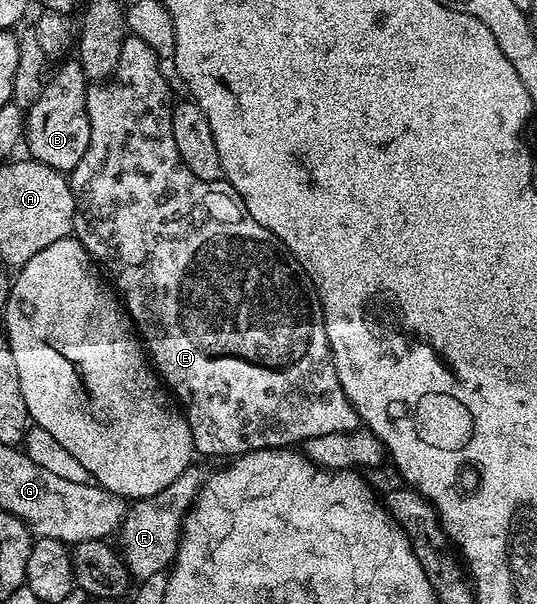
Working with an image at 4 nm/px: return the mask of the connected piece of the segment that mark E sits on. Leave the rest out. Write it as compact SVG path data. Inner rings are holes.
M131 35L125 37L122 55L118 55L118 67L111 78L88 86L86 111L90 119L90 147L86 147L86 155L82 155L78 167L74 167L70 174L76 204L76 214L72 220L76 240L84 244L93 262L102 266L103 272L118 290L127 316L161 382L171 390L174 397L176 392L175 400L182 406L184 417L188 420L192 448L199 456L201 453L204 457L231 459L259 449L296 447L314 436L354 432L361 428L362 422L350 399L346 399L346 391L342 391L342 383L339 382L338 371L332 358L332 348L326 339L322 303L310 275L302 267L302 263L298 263L296 256L270 231L266 231L266 227L262 227L262 223L258 223L254 215L250 215L250 211L246 211L246 203L242 203L234 186L223 179L198 179L198 175L194 175L194 171L190 171L190 167L182 163L182 155L178 155L178 147L174 147L173 104L168 80L162 75L154 51L149 45L142 43L142 39Z

